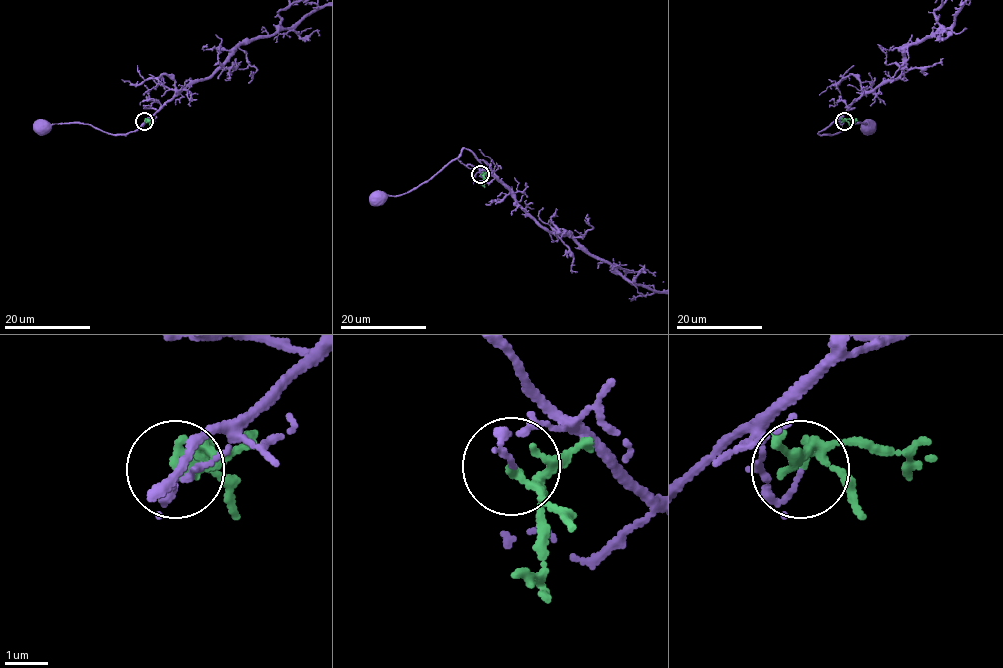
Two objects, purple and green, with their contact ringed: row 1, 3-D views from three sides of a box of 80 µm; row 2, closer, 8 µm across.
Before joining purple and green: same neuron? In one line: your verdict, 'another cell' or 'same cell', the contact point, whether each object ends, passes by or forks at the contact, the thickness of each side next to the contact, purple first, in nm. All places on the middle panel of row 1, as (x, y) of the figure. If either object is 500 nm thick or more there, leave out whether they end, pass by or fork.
same cell | (480, 174) | purple ends | green forks | 90/90 nm

